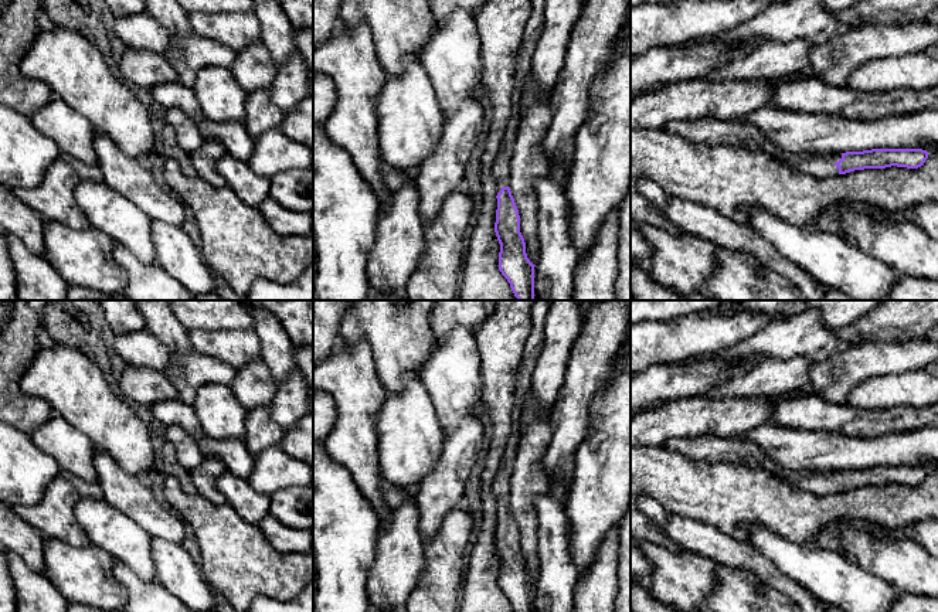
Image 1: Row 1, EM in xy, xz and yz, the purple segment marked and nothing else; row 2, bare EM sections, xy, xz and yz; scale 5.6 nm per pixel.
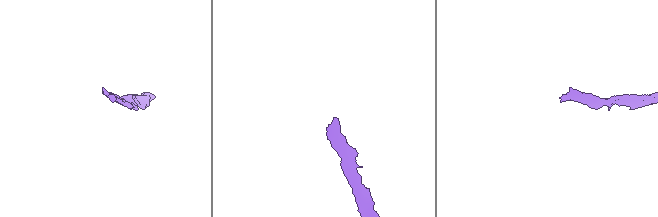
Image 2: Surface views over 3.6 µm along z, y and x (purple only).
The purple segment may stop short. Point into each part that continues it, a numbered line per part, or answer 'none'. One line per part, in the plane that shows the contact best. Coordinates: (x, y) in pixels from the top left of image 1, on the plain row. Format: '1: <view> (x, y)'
1: yz (727, 449)

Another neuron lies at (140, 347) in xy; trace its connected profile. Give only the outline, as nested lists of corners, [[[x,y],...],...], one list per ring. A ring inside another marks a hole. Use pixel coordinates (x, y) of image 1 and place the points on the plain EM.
[[[146,329],[116,336],[113,347],[126,366],[140,366],[157,371],[166,368],[171,354],[164,344]]]

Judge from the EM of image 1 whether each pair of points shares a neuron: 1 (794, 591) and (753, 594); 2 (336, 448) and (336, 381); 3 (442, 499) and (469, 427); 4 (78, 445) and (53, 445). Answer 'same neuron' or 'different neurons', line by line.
1: different neurons
2: same neuron
3: same neuron
4: same neuron

